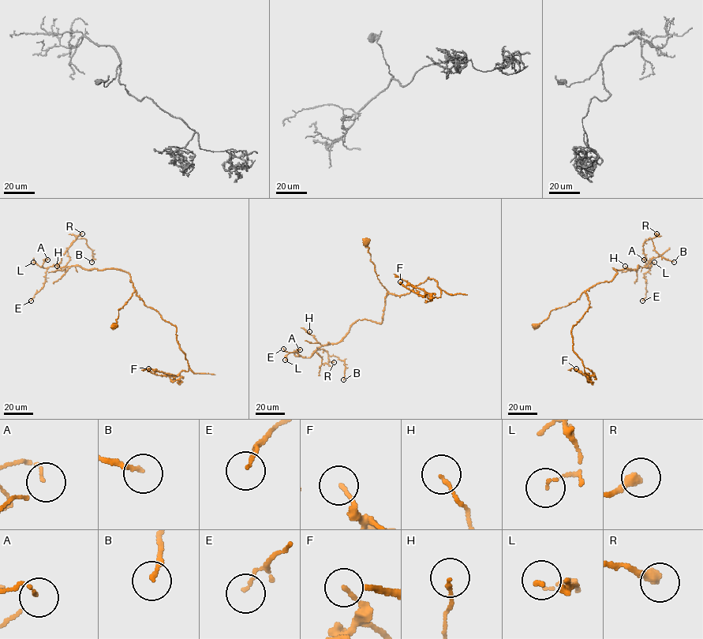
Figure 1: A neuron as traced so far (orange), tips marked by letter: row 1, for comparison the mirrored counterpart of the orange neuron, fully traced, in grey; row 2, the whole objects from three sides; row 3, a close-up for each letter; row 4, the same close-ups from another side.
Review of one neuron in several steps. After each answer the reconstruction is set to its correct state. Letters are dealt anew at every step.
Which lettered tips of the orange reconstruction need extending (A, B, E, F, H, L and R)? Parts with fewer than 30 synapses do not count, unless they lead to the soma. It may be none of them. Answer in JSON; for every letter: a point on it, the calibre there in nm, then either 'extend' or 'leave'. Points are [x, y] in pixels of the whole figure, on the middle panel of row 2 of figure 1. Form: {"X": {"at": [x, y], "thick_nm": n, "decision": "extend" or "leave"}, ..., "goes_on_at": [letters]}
{"A": {"at": [300, 349], "thick_nm": 90, "decision": "leave"}, "B": {"at": [343, 379], "thick_nm": 160, "decision": "leave"}, "E": {"at": [283, 349], "thick_nm": 100, "decision": "leave"}, "F": {"at": [400, 282], "thick_nm": 120, "decision": "leave"}, "H": {"at": [309, 331], "thick_nm": 120, "decision": "leave"}, "L": {"at": [285, 360], "thick_nm": 80, "decision": "leave"}, "R": {"at": [334, 362], "thick_nm": 360, "decision": "leave"}, "goes_on_at": []}

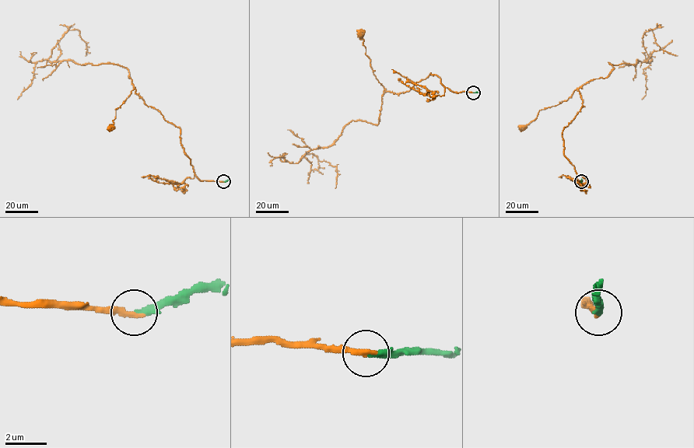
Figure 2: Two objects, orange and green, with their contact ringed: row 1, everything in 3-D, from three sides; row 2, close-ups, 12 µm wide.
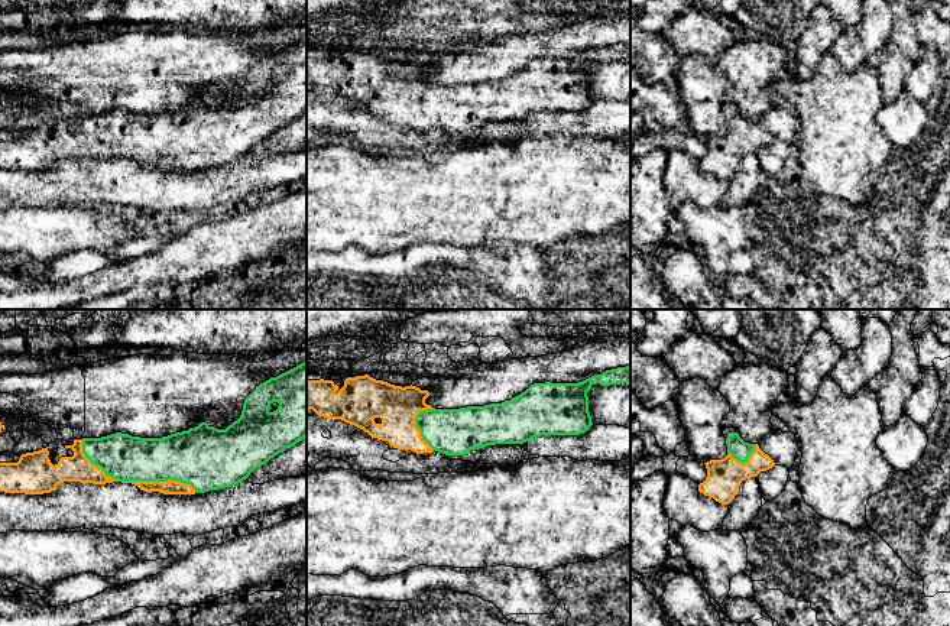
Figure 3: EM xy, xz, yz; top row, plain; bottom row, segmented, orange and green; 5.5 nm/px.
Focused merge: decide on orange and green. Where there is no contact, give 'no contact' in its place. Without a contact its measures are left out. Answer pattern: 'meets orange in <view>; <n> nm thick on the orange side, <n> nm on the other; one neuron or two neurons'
meets orange in xy; 80 nm thick on the orange side, 320 nm on the other; one neuron

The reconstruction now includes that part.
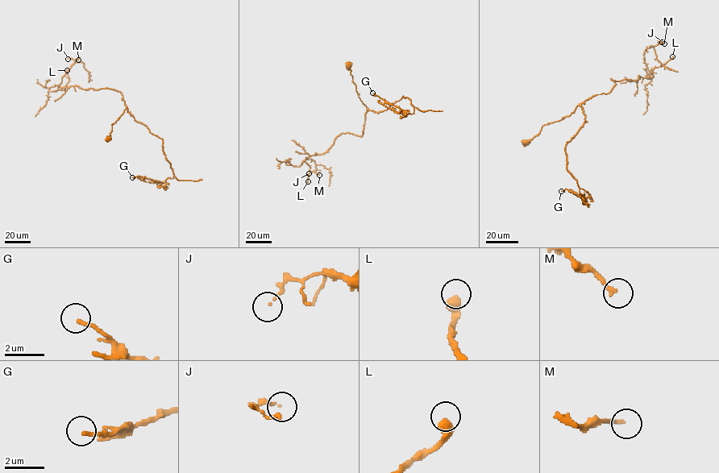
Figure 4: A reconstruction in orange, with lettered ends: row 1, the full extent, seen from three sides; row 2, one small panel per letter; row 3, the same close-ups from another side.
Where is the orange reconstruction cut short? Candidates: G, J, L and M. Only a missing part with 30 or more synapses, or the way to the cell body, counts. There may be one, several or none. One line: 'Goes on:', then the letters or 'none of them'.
Goes on: L

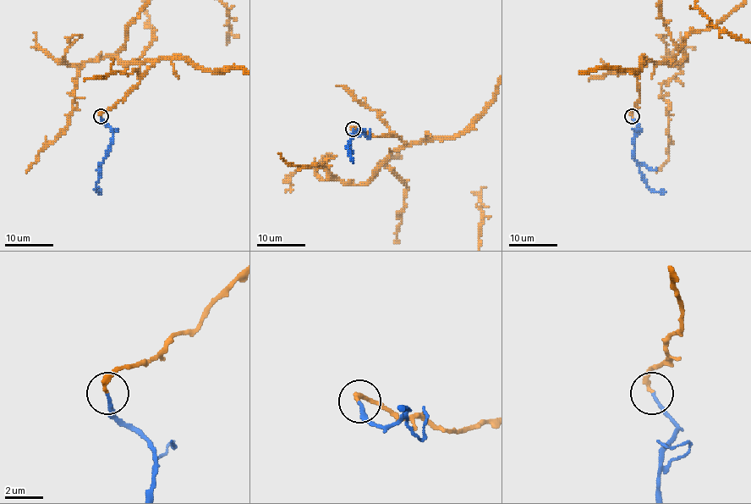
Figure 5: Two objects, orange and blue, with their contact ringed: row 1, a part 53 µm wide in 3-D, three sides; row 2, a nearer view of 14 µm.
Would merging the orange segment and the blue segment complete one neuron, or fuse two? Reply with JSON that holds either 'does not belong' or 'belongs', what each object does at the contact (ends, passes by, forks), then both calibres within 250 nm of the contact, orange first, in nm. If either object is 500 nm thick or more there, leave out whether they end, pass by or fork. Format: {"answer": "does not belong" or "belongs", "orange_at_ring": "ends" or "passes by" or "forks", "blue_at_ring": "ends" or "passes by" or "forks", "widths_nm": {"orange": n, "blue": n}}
{"answer": "belongs", "orange_at_ring": "ends", "blue_at_ring": "ends", "widths_nm": {"orange": 240, "blue": 170}}

